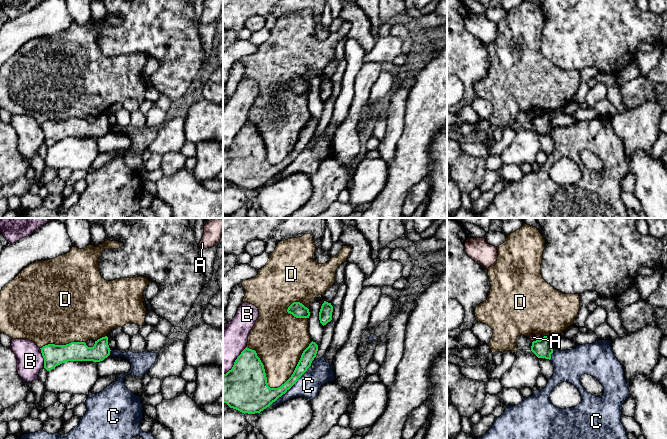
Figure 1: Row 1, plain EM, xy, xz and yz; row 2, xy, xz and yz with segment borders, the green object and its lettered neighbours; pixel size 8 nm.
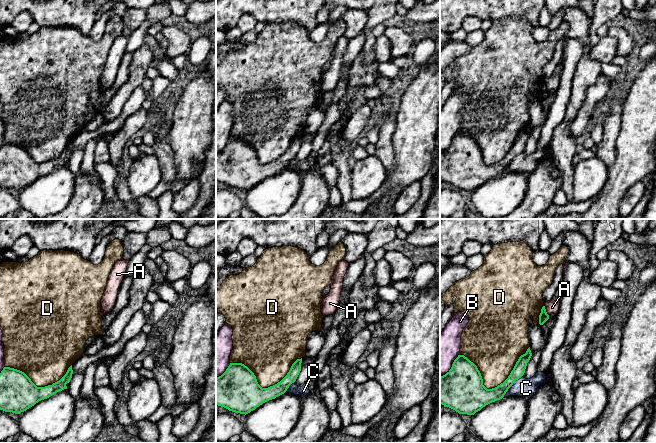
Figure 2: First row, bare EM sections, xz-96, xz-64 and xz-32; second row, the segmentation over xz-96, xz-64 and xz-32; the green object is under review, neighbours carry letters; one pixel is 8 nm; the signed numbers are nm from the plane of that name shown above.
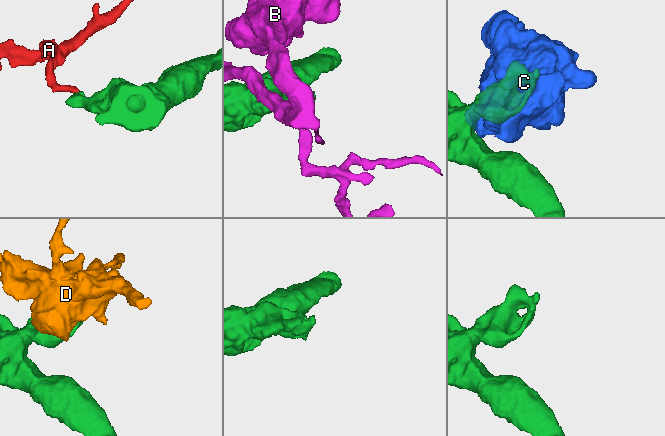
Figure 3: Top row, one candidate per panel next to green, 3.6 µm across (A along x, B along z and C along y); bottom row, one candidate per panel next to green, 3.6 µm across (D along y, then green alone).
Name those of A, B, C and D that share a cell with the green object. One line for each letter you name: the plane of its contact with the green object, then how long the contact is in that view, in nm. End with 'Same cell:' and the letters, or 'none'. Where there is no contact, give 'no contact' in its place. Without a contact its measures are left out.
Same cell: none

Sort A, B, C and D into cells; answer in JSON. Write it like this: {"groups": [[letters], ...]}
{"groups": [["A"], ["B"], ["C"], ["D"]]}

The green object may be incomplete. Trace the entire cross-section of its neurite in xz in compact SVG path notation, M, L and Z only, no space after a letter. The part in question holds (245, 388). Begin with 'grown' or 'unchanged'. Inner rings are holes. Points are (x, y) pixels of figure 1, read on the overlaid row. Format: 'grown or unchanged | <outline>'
unchanged | M311 342L303 351L291 377L280 387L270 388L264 365L255 350L245 348L231 370L223 374L223 403L242 413L260 413L285 394L307 371L318 345Z

